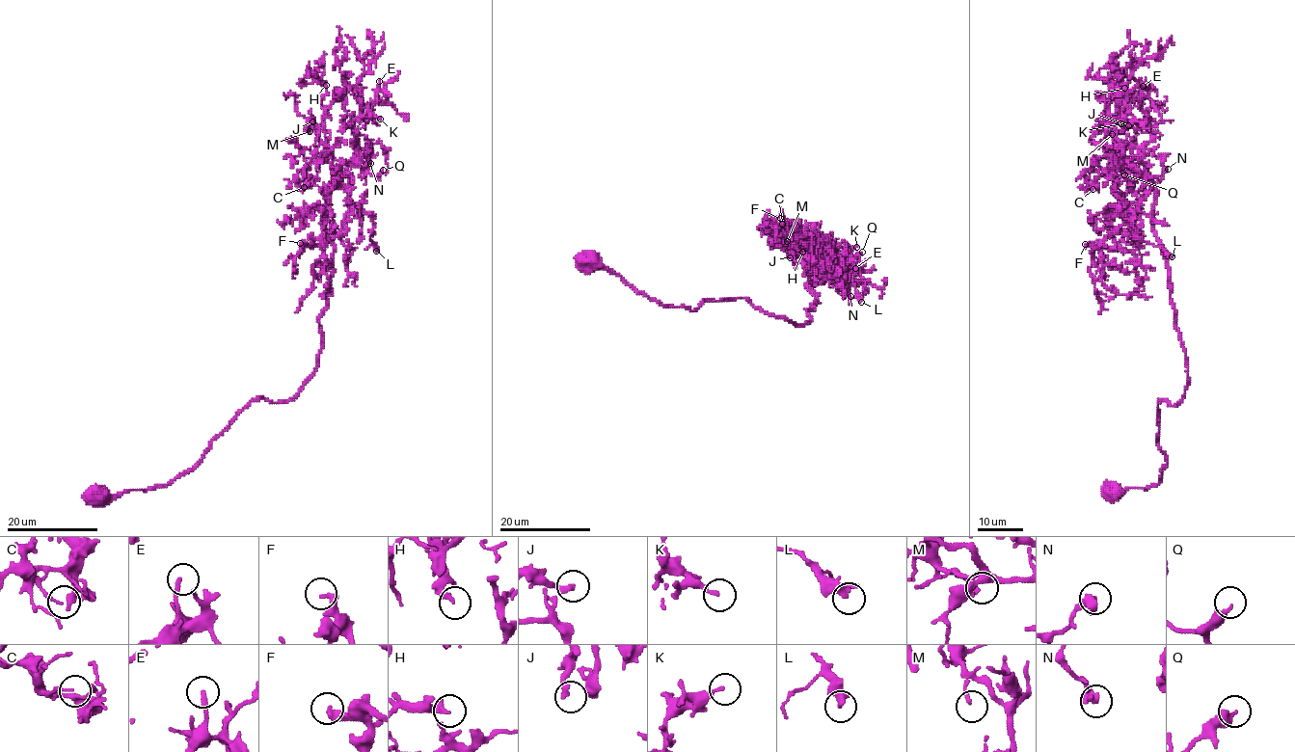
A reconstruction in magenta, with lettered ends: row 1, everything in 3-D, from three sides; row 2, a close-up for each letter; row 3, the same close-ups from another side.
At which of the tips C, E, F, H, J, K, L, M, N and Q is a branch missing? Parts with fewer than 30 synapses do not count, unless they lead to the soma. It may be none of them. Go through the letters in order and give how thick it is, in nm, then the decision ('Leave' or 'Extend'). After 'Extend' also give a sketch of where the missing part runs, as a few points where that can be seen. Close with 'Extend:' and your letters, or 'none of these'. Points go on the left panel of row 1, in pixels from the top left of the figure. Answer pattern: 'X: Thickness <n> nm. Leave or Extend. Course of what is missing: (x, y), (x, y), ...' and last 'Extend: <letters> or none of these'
C: Thickness 110 nm. Leave
E: Thickness 220 nm. Extend. Course of what is missing: (379, 81), (377, 77), (390, 71), (384, 43)
F: Thickness 280 nm. Leave
H: Thickness 320 nm. Leave
J: Thickness 240 nm. Leave
K: Thickness 180 nm. Leave
L: Thickness 420 nm. Leave
M: Thickness 150 nm. Leave
N: Thickness 420 nm. Leave
Q: Thickness 280 nm. Leave
Extend: E

